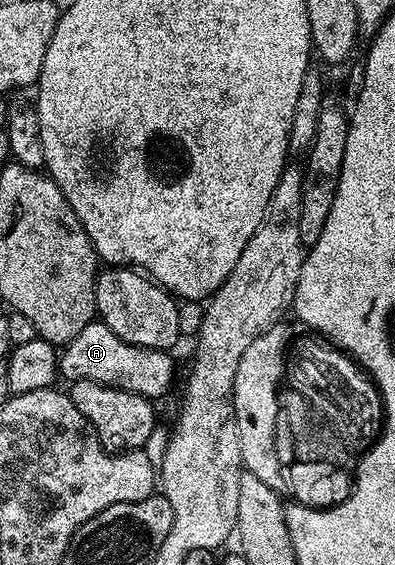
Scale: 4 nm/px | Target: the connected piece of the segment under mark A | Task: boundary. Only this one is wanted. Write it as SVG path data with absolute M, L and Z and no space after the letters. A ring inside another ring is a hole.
M96 321L85 325L85 329L81 329L81 333L77 333L77 337L73 337L73 341L69 341L59 351L59 375L67 378L68 384L88 379L106 387L125 389L146 399L159 401L175 379L175 363L171 357L171 351L129 345L121 341L121 337L117 337L109 325Z

